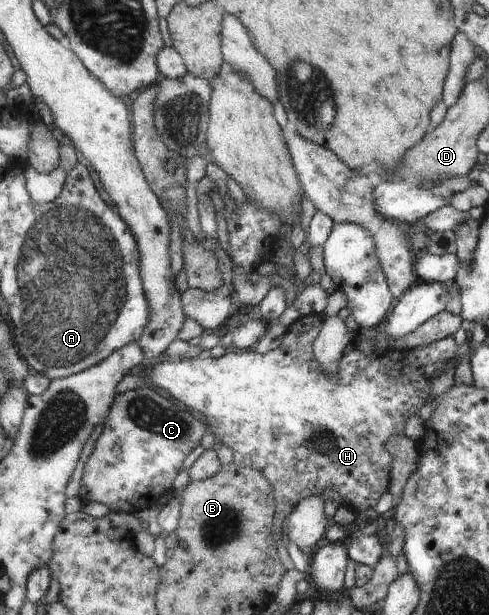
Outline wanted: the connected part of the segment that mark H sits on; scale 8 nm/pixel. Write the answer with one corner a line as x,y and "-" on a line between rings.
308,314
300,316
292,323
283,336
283,341
277,349
269,351
269,353
260,354
253,350
244,350
241,353
229,351
217,359
213,359
208,354
203,354
193,359
184,360
164,360
163,363
153,365
151,369
147,369
147,379
153,385
167,391
173,399
179,399
184,406
191,407
193,411
200,414
201,417
211,426
212,433
216,441
221,442
227,447
231,447
234,455
235,465
255,468
257,471
263,472
267,481
274,488
274,499
279,499
279,519
275,521
285,521
285,517
293,513
294,506
299,502
305,501
310,495
323,495
323,499
327,501
335,501
339,506
351,506
357,513
357,516
363,517
363,513
371,507
375,507
375,503
379,501
379,497
387,491
389,485
389,461
393,459
389,451
385,451
385,441
387,437
391,437
391,433
397,427
397,419
389,413
389,411
411,411
411,417
423,415
423,407
427,407
427,403
431,403
436,398
435,396
435,379
439,379
440,375
447,375
447,371
451,368
457,368
457,363
460,360
459,351
463,351
463,343
459,343
459,339
454,339
453,336
446,337
439,341
429,343
425,347
415,347
417,351
408,351
412,349
386,349
381,355
370,357
358,349
349,351
339,359
337,365
337,373
335,375
327,374
327,369
314,358
313,345
315,338
318,337
319,331
322,329
322,318
320,314

